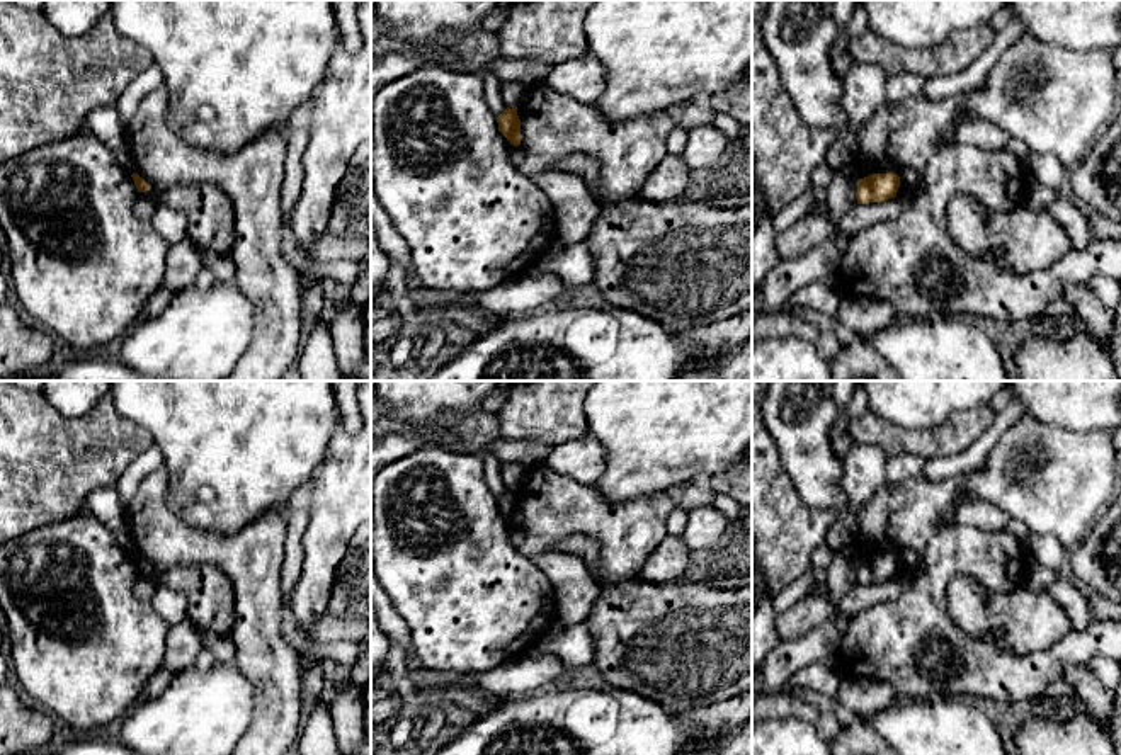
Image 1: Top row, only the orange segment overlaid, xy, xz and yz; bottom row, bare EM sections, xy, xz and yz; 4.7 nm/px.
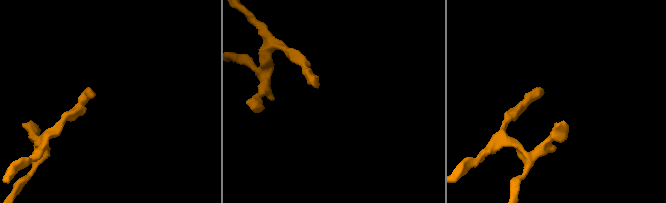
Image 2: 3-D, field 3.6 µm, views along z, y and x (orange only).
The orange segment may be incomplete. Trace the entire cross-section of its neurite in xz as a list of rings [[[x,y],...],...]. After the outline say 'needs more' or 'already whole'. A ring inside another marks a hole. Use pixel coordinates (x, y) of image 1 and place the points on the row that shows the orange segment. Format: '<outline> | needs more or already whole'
[[[507,107],[498,117],[498,131],[510,141],[510,145],[519,146],[521,145],[521,119],[517,116],[517,107],[510,109]]] | already whole

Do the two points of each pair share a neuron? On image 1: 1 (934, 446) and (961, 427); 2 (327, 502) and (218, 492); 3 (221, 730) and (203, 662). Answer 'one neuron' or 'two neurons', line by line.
1: one neuron
2: two neurons
3: two neurons

